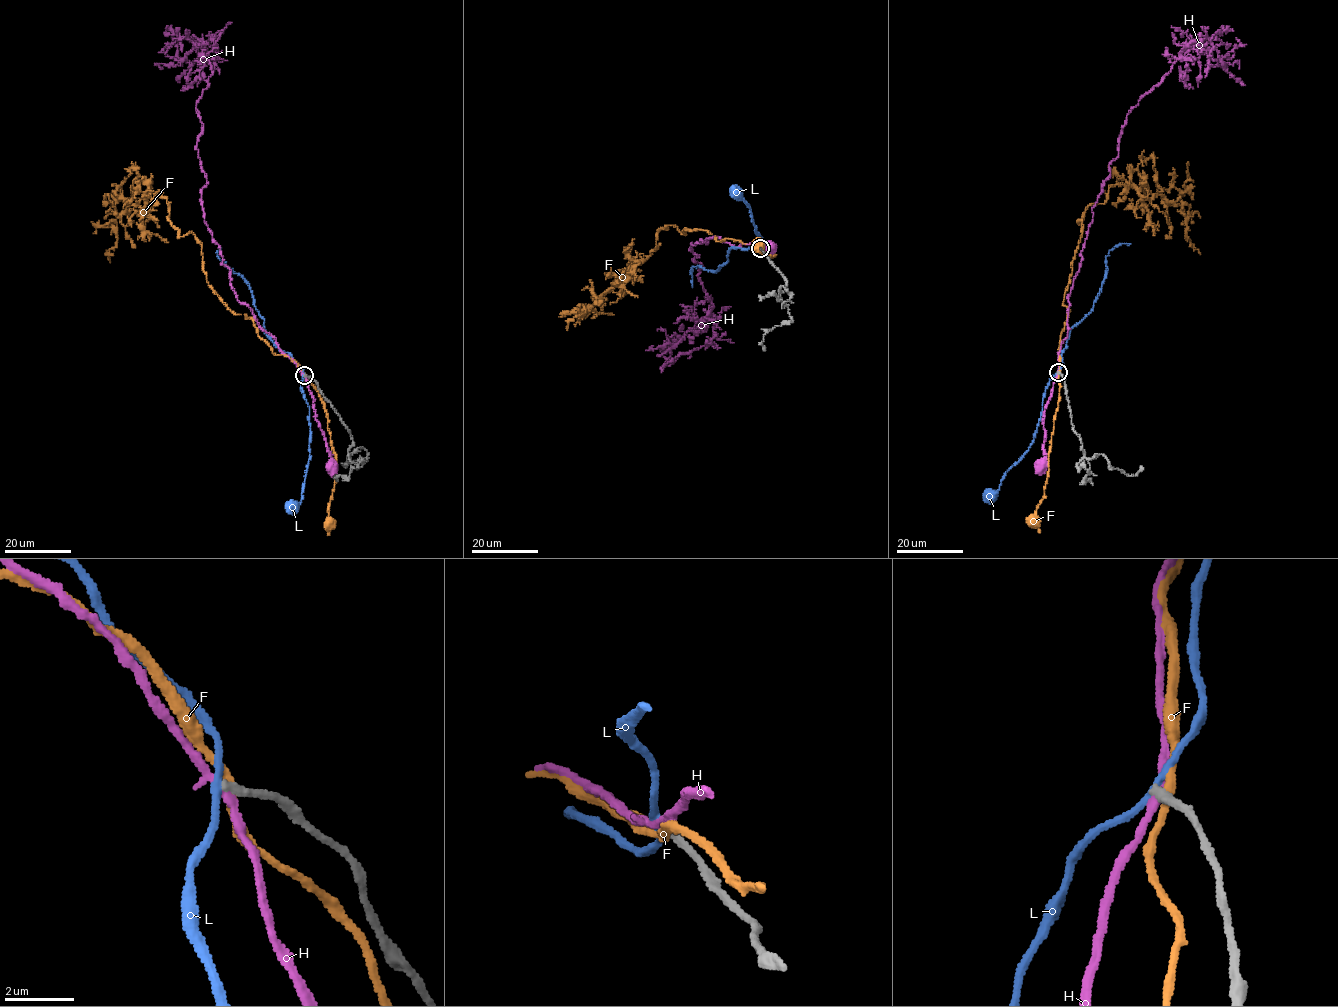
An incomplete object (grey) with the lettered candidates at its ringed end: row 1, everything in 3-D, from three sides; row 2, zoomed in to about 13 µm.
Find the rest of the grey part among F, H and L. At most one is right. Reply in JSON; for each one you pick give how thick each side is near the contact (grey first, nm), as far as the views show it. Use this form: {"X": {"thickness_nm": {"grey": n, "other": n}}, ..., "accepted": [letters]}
{"accepted": []}

